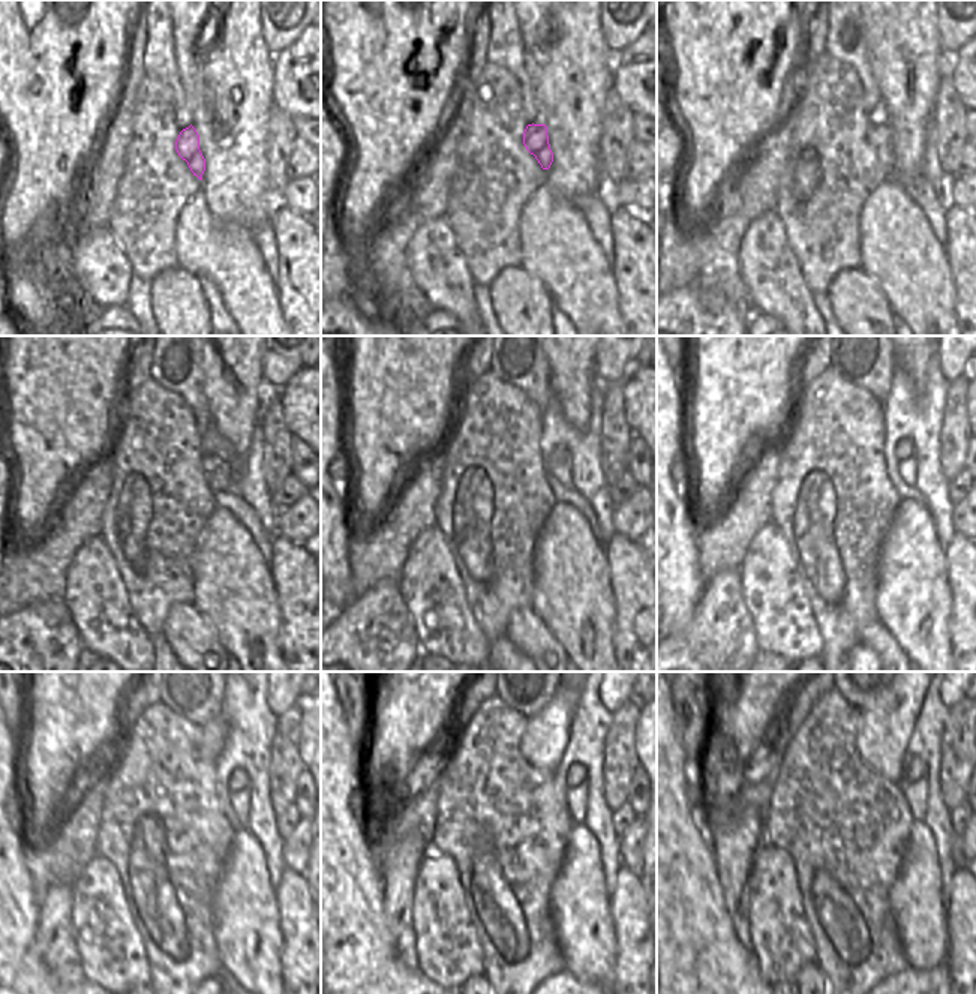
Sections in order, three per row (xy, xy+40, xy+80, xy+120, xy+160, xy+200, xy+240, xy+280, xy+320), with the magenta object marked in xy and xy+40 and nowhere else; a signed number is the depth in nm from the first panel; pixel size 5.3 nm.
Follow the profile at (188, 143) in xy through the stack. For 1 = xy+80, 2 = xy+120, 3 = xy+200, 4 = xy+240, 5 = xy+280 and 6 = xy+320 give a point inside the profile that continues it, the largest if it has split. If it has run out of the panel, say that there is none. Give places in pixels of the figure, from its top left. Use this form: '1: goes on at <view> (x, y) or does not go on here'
1: goes on at xy+80 (879, 137)
2: goes on at xy+120 (218, 473)
3: goes on at xy+200 (904, 449)
4: goes on at xy+240 (239, 778)
5: goes on at xy+280 (576, 775)
6: goes on at xy+320 (915, 768)

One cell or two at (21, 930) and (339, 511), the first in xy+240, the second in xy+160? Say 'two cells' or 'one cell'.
one cell

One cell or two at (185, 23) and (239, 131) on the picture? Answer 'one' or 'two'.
one

